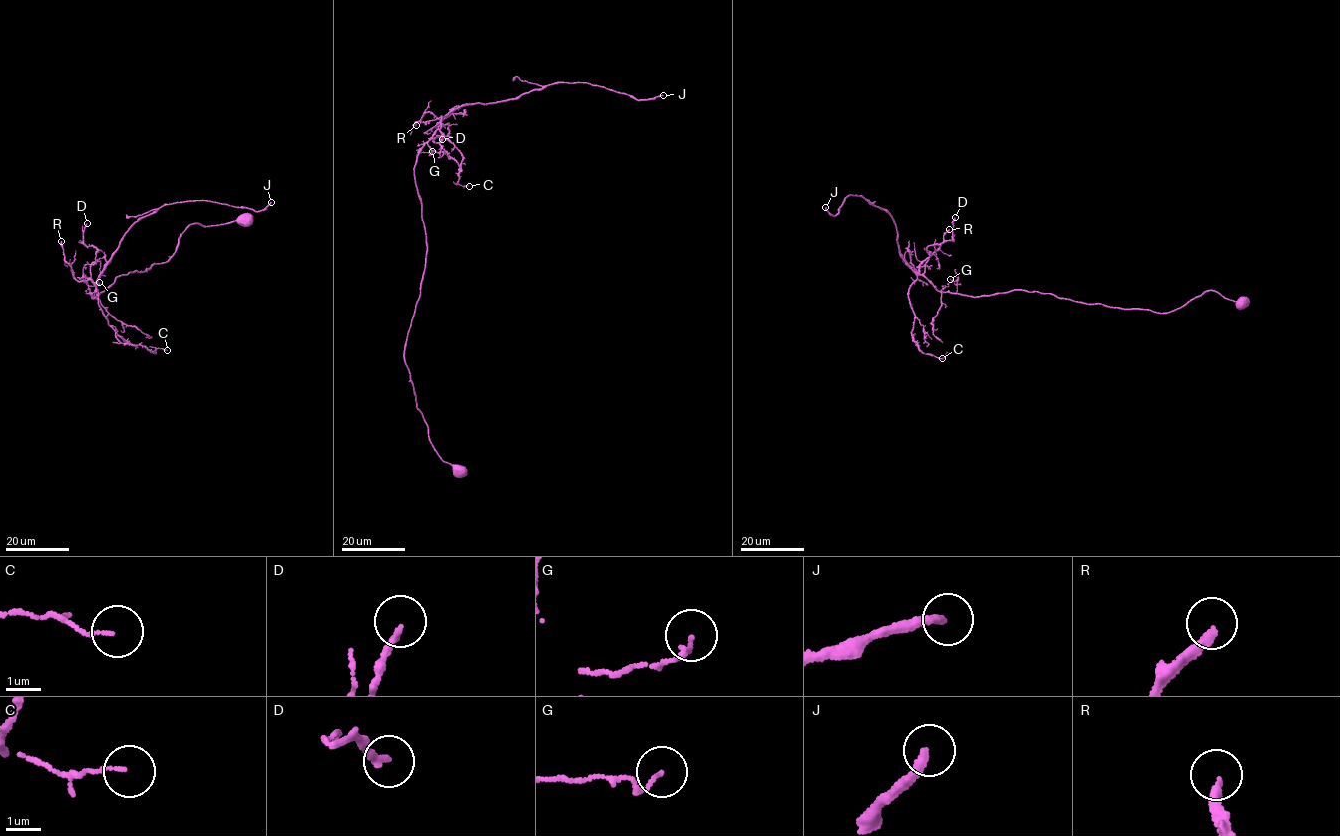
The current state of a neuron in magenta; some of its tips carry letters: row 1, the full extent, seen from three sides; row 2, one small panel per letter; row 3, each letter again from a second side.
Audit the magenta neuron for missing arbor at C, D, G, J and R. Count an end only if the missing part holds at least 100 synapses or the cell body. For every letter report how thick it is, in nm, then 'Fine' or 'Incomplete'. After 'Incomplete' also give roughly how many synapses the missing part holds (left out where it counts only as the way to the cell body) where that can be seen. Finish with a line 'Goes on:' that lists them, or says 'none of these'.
C: Thickness 90 nm. Fine
D: Thickness 160 nm. Fine
G: Thickness 100 nm. Fine
J: Thickness 240 nm. Incomplete. Roughly 110 synapses
R: Thickness 240 nm. Fine
Goes on: J

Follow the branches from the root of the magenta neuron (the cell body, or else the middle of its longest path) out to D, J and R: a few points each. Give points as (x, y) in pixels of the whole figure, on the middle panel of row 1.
D: (458, 471), (430, 441), (404, 355), (426, 255), (414, 167), (448, 123), (442, 139)
J: (458, 471), (430, 441), (404, 355), (426, 255), (420, 149), (457, 108), (557, 82), (663, 95)
R: (458, 471), (430, 441), (404, 355), (426, 255), (414, 167), (440, 120), (426, 112), (416, 125)

